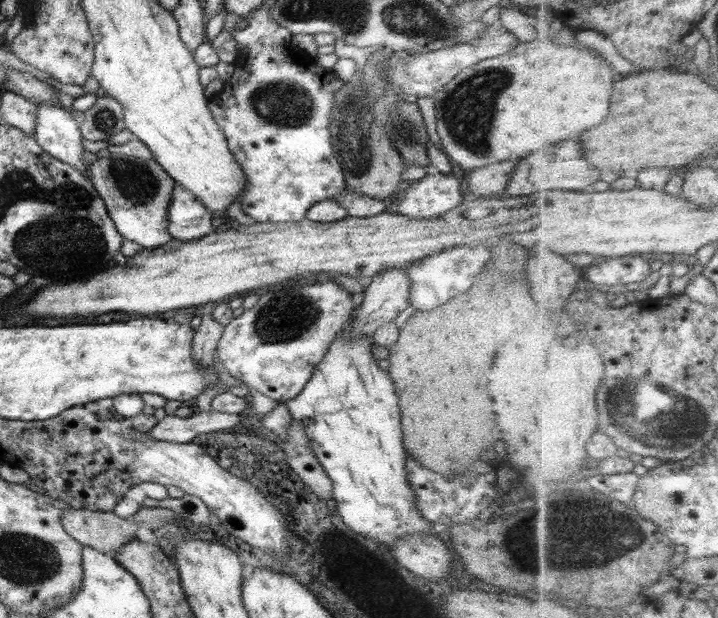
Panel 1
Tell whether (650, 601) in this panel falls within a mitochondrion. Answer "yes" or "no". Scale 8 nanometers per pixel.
no

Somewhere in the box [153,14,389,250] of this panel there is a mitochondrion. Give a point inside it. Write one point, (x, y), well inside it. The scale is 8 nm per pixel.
(353, 132)

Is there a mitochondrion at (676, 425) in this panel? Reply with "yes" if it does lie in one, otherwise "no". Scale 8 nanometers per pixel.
yes

